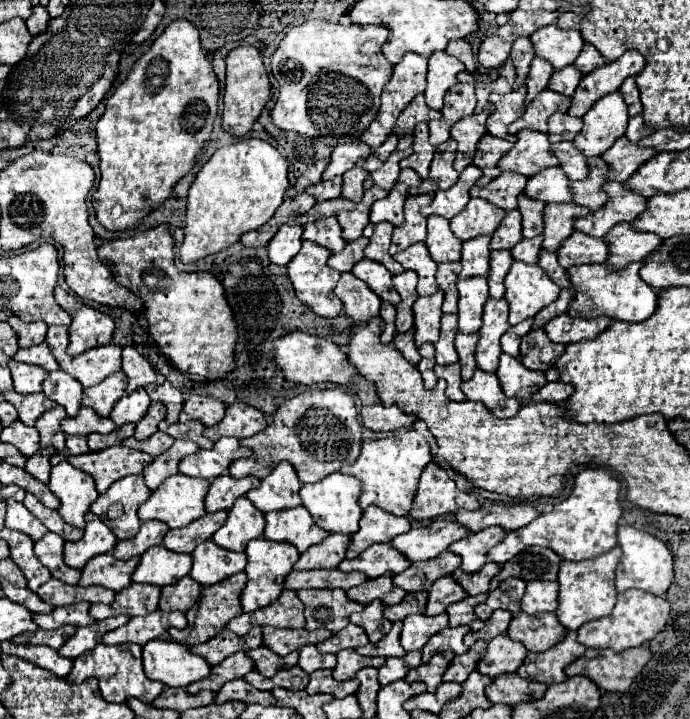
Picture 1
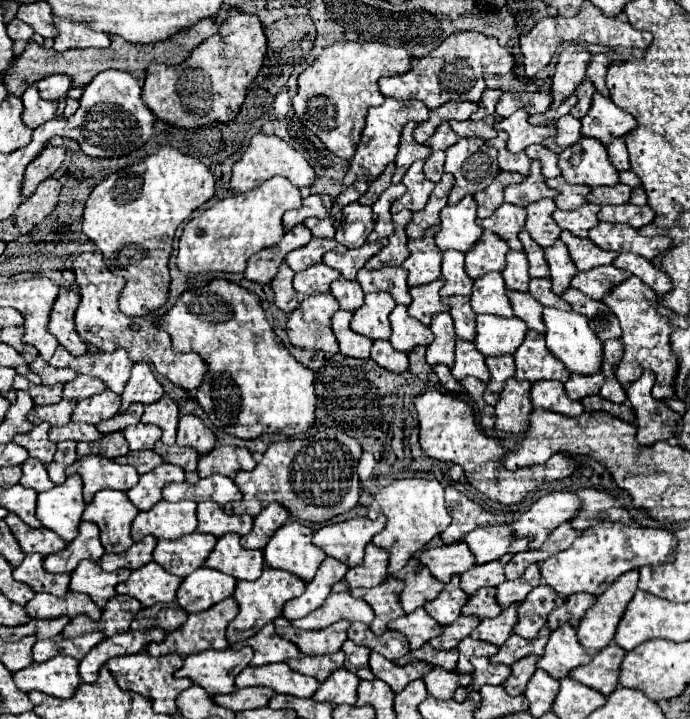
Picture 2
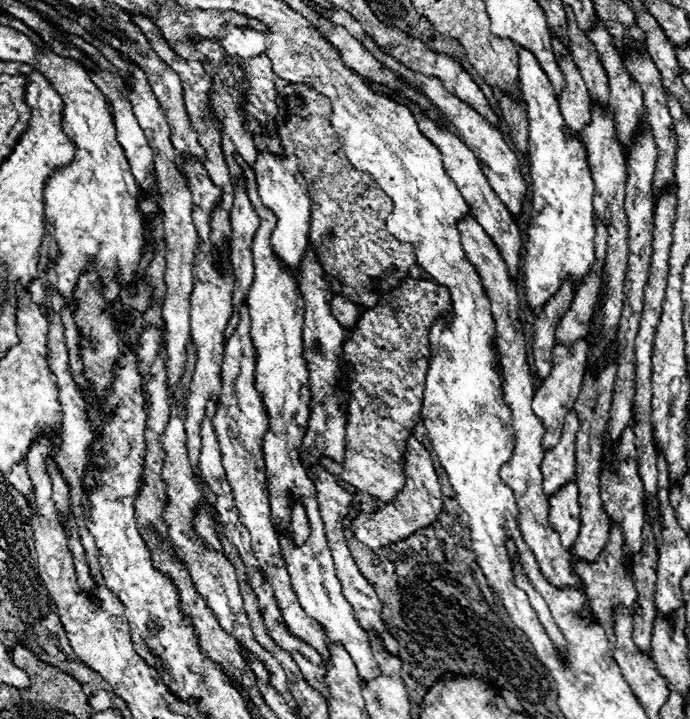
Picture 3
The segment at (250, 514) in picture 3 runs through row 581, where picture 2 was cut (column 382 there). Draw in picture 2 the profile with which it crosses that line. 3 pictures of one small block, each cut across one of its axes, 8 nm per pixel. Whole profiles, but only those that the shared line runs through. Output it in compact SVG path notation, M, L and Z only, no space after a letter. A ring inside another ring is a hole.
M384 266L380 270L370 270L370 268L360 268L358 272L358 282L362 284L364 292L388 292L396 300L396 304L408 306L412 302L408 284L406 284L406 270L402 266Z

